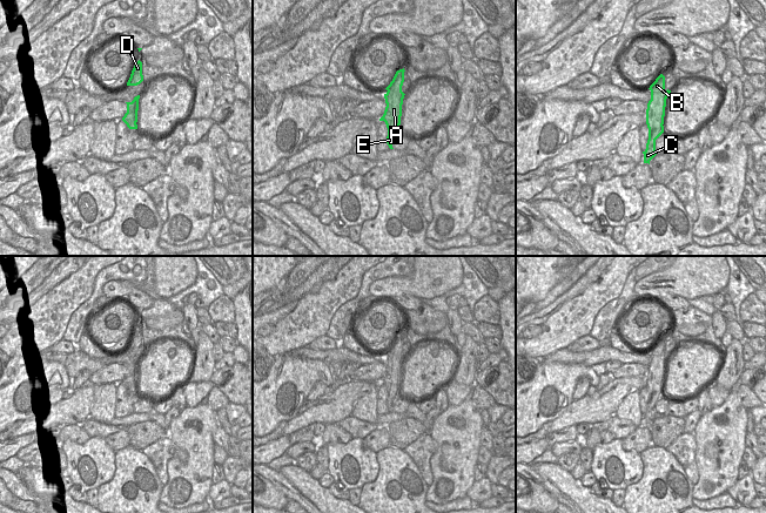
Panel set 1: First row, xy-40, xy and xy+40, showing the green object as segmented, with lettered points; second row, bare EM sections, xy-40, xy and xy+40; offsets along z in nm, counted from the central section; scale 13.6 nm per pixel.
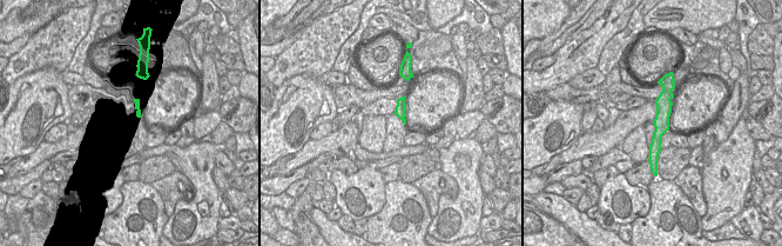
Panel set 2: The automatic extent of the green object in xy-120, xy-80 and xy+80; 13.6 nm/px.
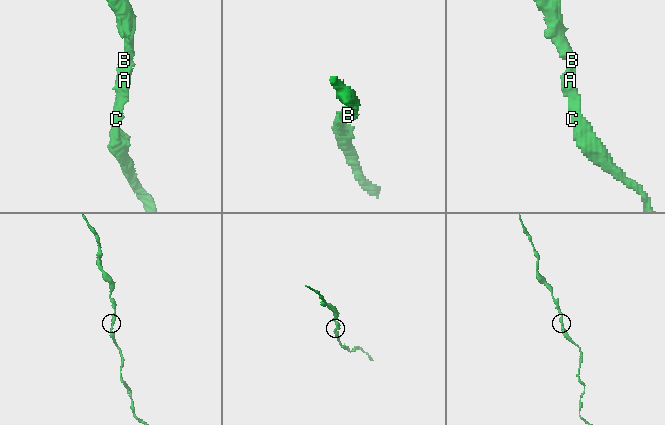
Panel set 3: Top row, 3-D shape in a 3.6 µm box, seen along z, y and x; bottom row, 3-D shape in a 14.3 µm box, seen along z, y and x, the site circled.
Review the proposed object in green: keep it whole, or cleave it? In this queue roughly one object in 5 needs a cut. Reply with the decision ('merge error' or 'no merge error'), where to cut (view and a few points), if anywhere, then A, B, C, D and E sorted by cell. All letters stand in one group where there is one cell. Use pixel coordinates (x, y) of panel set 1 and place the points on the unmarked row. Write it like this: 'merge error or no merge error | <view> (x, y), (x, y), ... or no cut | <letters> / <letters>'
no merge error | no cut | A B C D E

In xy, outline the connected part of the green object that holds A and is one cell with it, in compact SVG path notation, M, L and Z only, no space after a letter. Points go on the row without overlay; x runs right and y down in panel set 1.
M404 331L396 335L392 344L385 351L388 355L384 357L385 373L379 384L384 384L388 391L387 406L390 412L394 407L394 401L401 396L401 379L404 356L402 349L404 345Z

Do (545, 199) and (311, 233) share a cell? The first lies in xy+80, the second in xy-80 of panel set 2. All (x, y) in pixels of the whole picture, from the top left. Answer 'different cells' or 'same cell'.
different cells

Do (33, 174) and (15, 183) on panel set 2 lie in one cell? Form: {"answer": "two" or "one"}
{"answer": "one"}

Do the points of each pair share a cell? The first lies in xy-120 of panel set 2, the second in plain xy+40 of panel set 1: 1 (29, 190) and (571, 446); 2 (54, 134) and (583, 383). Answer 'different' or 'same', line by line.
1: same
2: same

